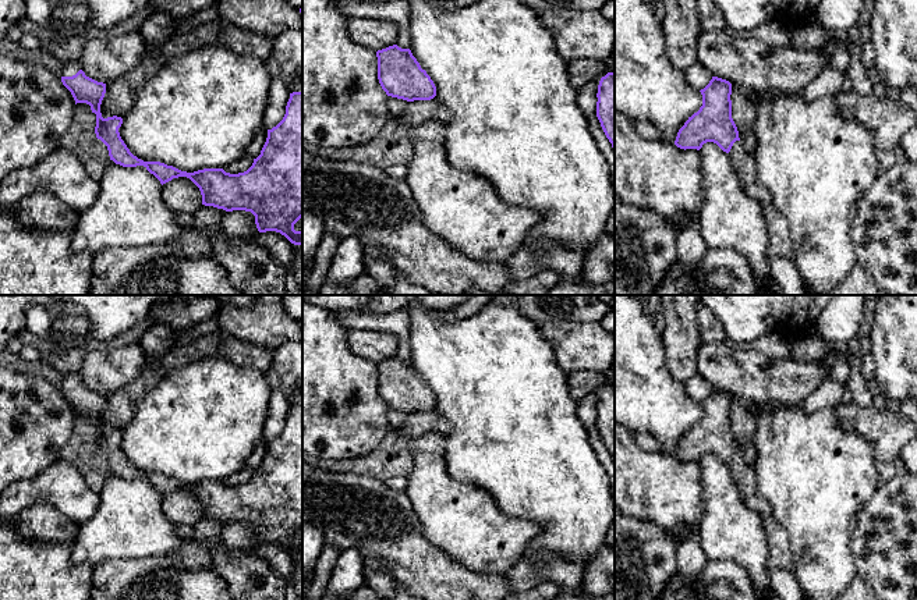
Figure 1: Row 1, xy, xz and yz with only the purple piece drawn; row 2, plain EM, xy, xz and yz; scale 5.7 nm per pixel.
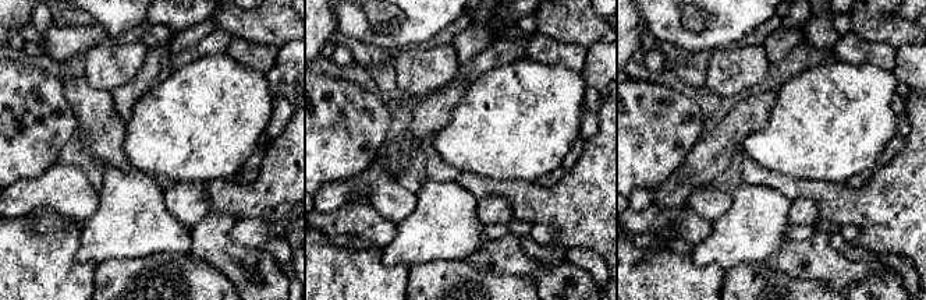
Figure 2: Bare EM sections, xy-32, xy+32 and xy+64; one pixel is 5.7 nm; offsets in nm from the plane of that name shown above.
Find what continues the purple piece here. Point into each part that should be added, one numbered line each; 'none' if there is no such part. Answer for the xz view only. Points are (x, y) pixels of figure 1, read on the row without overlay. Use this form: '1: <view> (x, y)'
none

